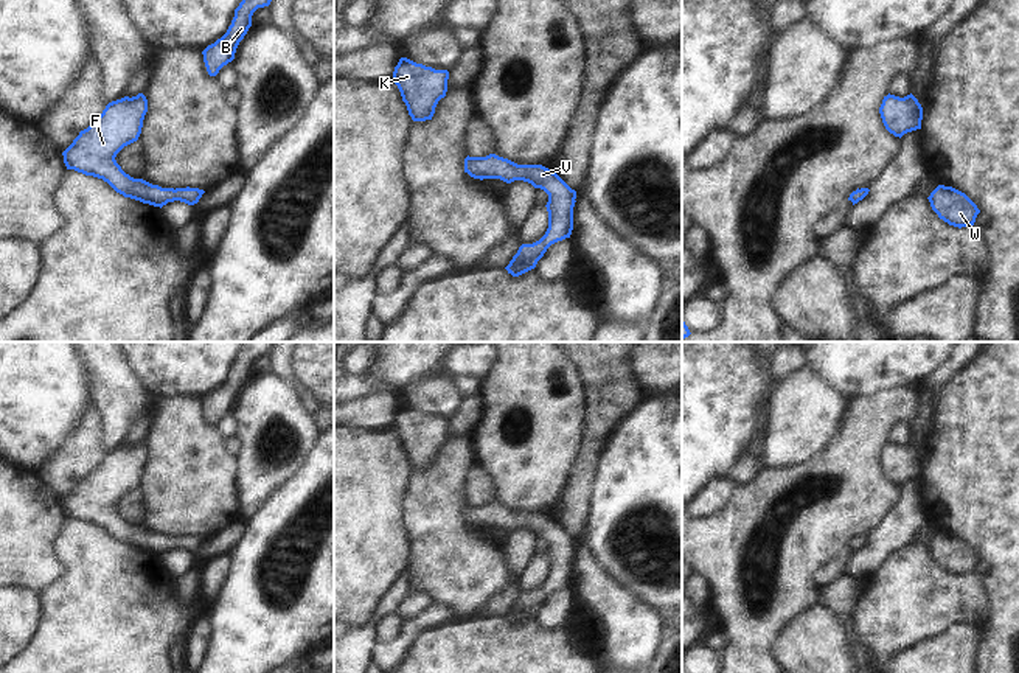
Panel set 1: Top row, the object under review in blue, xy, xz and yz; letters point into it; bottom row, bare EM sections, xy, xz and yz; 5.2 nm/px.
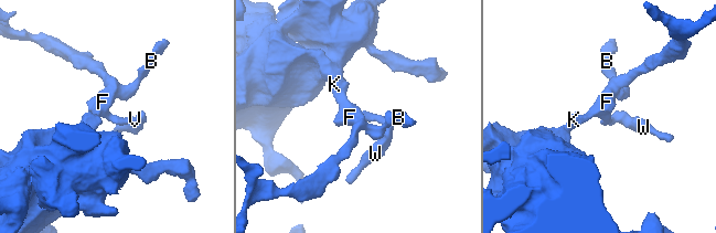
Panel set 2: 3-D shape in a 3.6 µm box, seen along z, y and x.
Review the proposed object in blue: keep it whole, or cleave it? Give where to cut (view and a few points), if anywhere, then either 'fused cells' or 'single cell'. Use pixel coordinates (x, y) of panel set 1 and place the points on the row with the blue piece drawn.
cut none; single cell

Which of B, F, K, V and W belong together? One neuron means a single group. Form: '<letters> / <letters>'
B F K V W

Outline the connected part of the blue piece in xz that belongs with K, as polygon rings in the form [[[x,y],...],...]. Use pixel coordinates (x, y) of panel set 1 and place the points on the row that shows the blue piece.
[[[401,58],[393,71],[402,101],[413,121],[432,120],[435,107],[447,92],[447,70],[435,70]]]

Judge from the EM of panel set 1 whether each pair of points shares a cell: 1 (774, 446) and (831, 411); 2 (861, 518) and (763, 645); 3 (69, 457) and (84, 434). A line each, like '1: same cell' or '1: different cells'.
1: same cell
2: same cell
3: same cell

